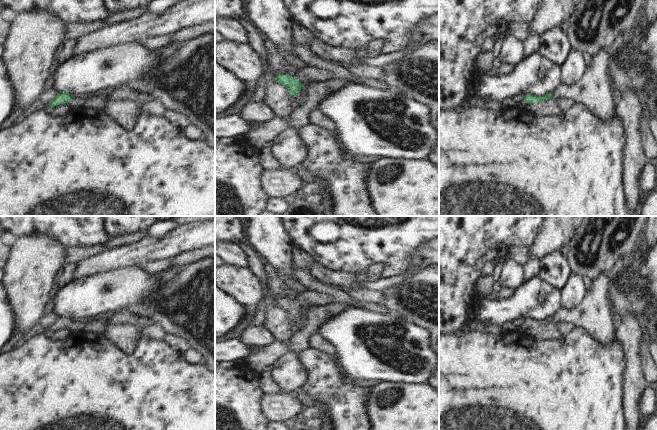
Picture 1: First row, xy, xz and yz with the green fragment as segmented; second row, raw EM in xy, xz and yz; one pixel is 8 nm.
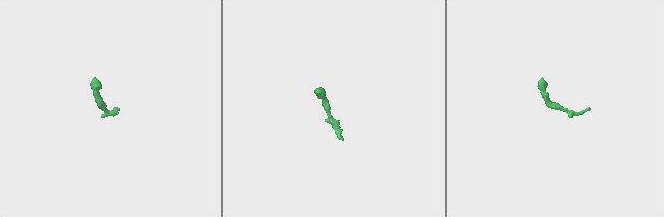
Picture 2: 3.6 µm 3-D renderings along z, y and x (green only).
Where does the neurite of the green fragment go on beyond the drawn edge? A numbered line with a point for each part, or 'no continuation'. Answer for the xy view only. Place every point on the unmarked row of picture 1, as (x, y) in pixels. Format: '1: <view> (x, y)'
1: xy (97, 325)

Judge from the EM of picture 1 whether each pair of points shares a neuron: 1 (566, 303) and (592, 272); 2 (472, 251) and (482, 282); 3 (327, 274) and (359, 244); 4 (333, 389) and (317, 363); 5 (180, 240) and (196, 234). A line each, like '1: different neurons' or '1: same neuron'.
1: different neurons
2: different neurons
3: different neurons
4: same neuron
5: same neuron

